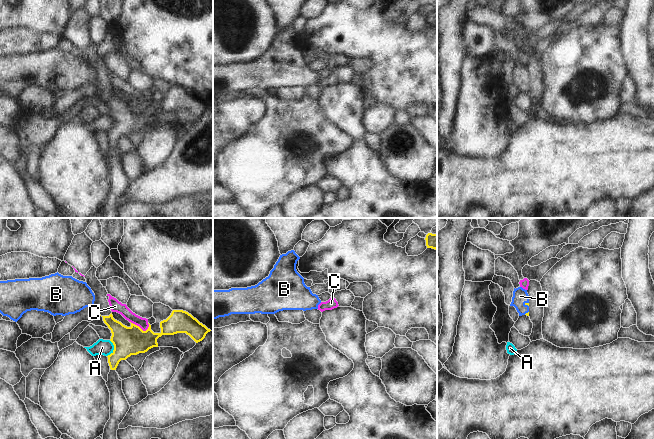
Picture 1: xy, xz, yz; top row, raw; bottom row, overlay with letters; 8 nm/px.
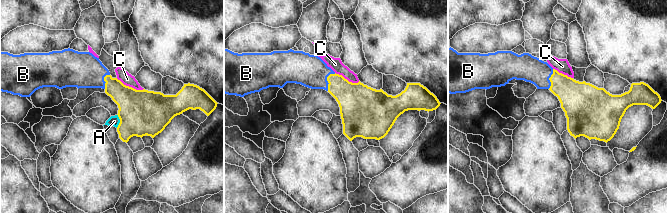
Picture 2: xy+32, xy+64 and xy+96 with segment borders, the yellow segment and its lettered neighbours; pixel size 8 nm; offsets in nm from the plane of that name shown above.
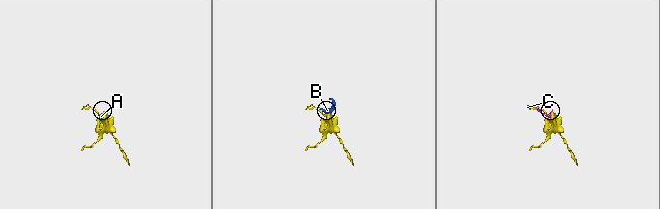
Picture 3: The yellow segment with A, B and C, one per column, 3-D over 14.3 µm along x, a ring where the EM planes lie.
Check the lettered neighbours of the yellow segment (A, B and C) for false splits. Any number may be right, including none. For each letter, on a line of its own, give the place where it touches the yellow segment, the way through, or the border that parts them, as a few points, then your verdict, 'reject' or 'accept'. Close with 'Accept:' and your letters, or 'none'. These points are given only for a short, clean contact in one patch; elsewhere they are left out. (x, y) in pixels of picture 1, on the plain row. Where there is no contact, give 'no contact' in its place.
A: meets yellow in xy at (114, 124); border along xy (110, 116), (113, 126), (107, 132); reject
B: meets yellow in yz at (526, 80); runs through yz (525, 79), (526, 80), (520, 72); accept
C: meets yellow in xy at (139, 103); reject
Accept: B

